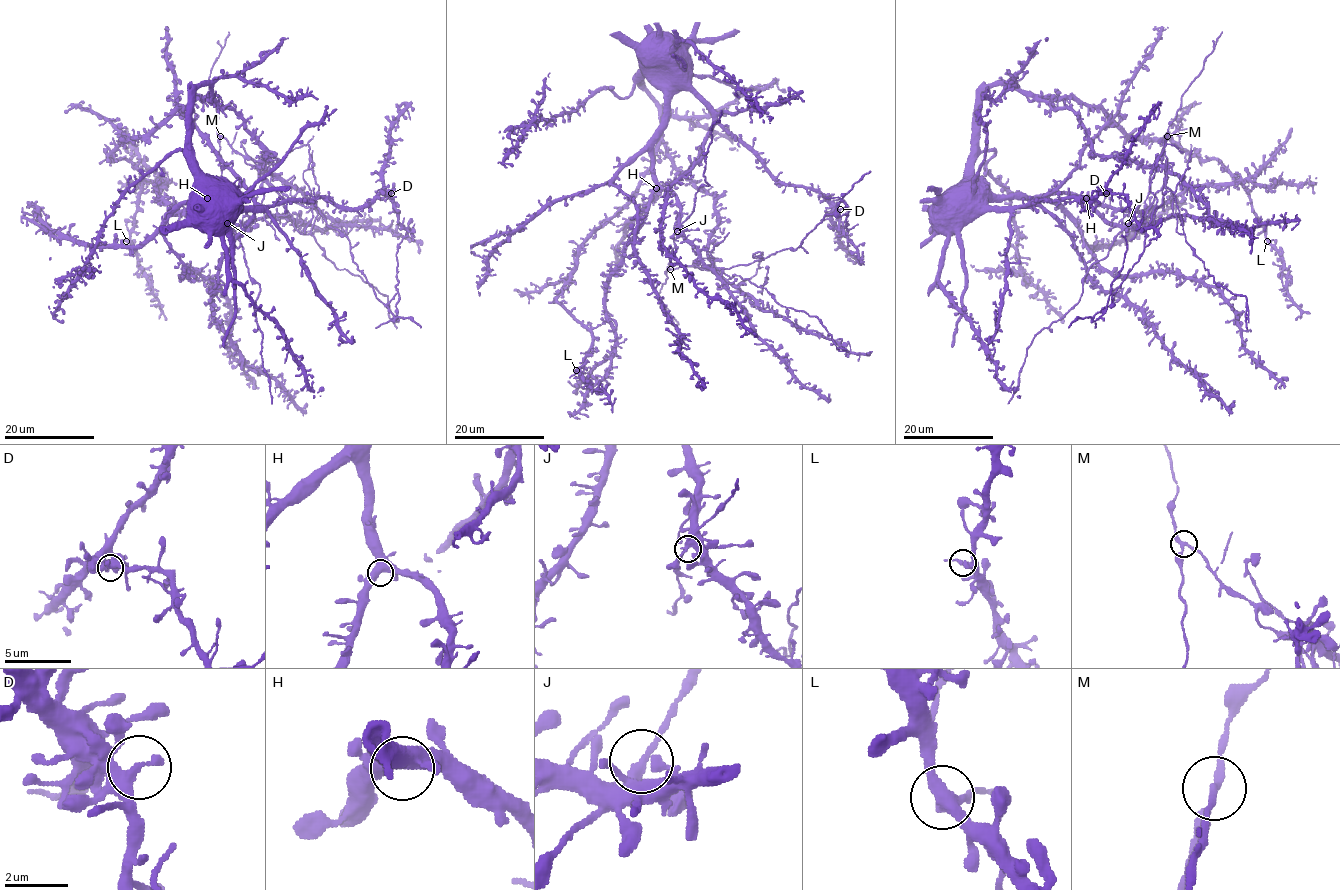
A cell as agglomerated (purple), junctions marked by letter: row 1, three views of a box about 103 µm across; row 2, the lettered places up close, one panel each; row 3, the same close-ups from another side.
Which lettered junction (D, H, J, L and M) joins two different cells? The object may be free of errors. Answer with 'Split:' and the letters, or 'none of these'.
Split: M

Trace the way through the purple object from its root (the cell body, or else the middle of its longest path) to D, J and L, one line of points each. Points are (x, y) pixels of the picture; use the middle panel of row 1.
D: (649, 56), (649, 67), (670, 86), (690, 90), (777, 179), (818, 189), (840, 208)
J: (649, 56), (649, 74), (664, 94), (661, 132), (653, 146), (654, 178), (675, 197), (677, 231)
L: (649, 56), (641, 84), (660, 118), (654, 165), (585, 242), (557, 299), (591, 335), (576, 370)

